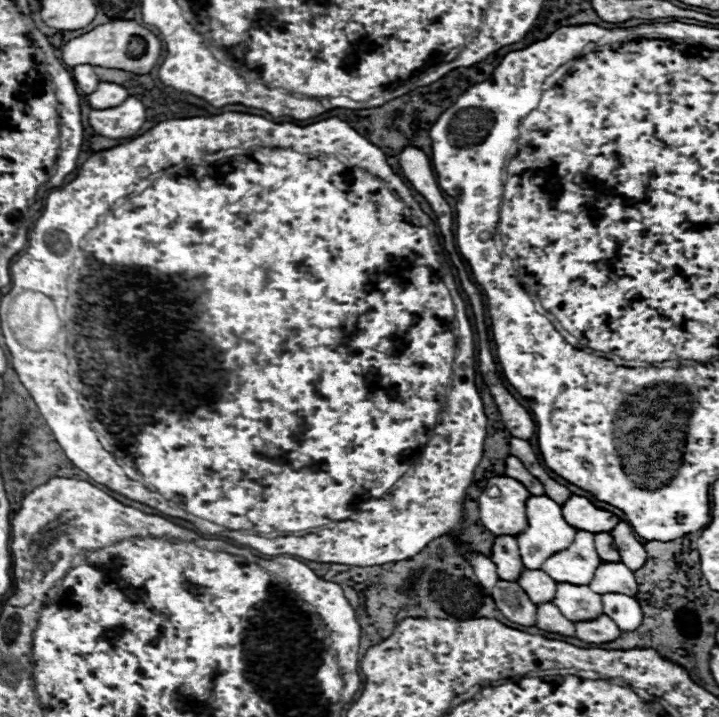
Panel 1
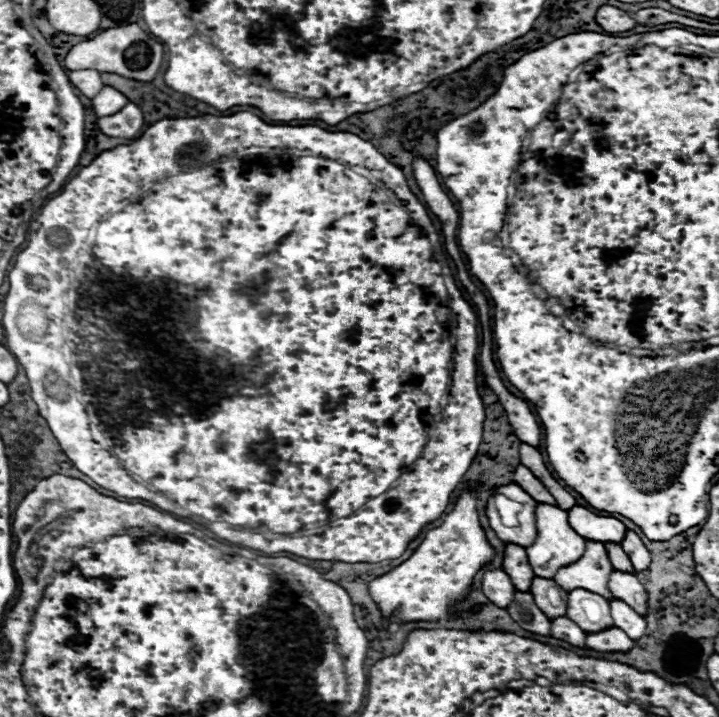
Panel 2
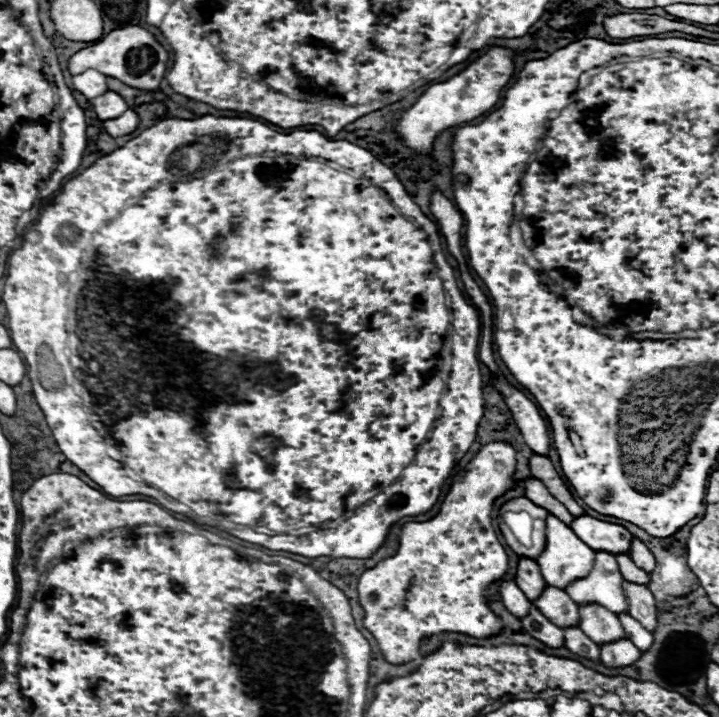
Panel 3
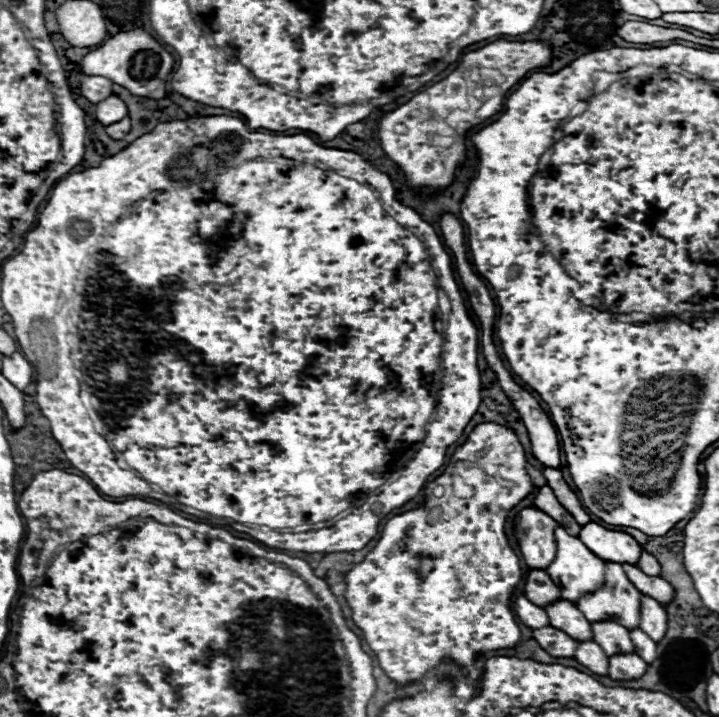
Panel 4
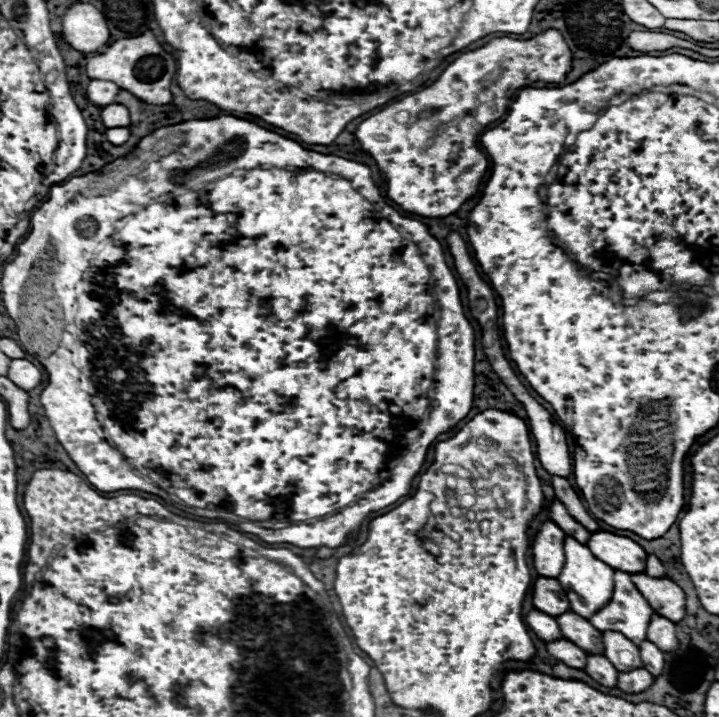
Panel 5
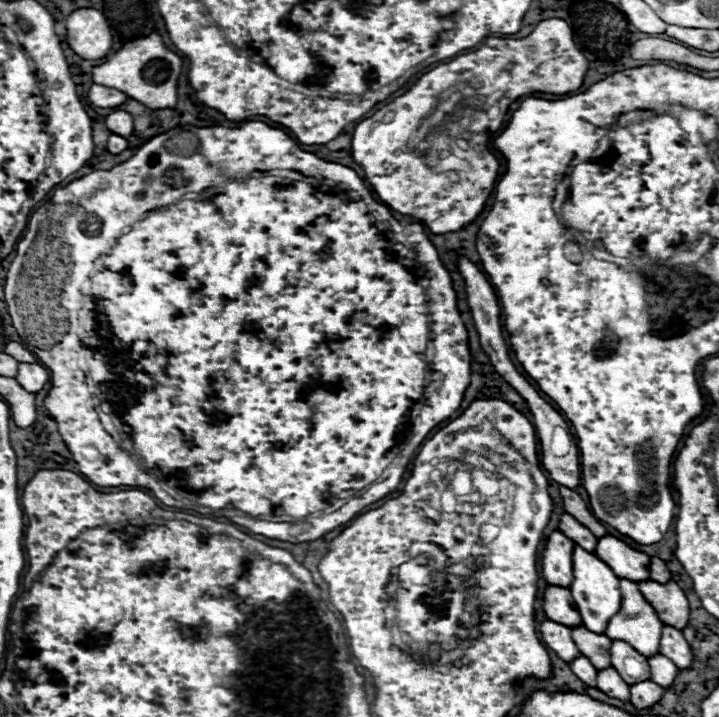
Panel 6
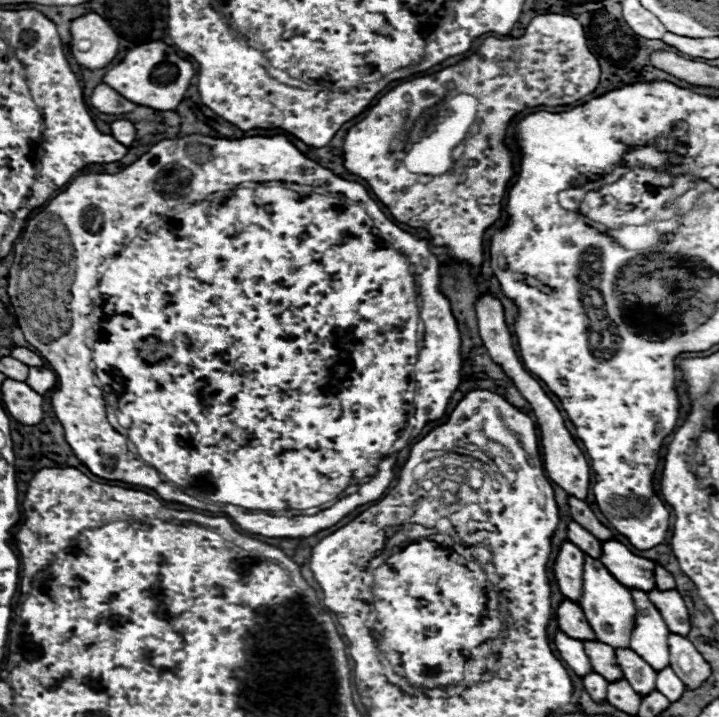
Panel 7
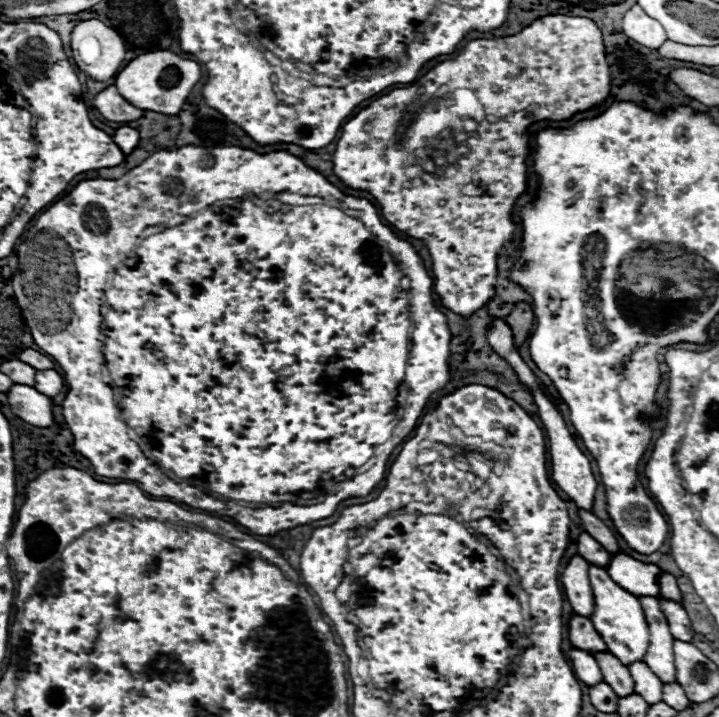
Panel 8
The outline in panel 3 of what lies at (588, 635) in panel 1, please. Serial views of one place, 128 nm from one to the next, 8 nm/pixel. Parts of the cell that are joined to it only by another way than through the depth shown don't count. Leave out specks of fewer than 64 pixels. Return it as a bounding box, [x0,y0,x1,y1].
[600,638,640,668]

